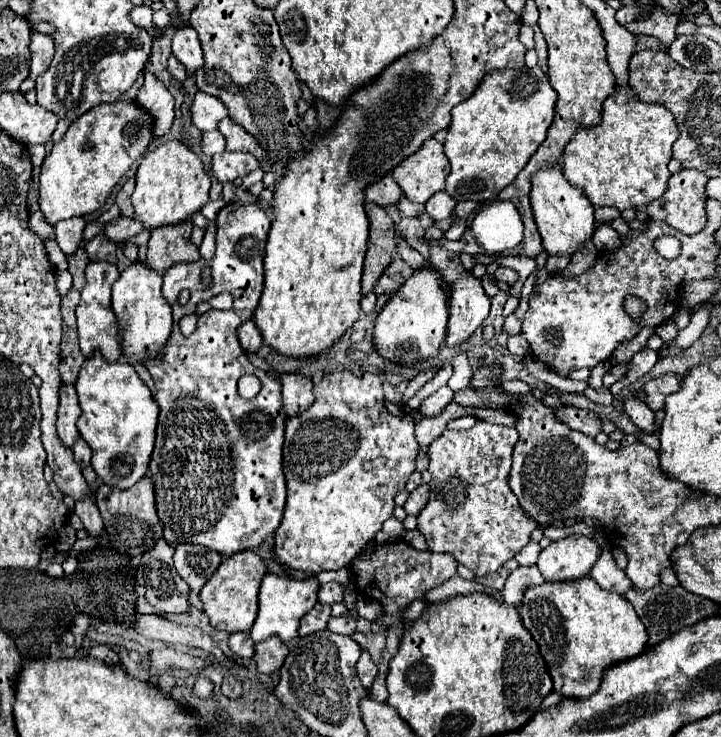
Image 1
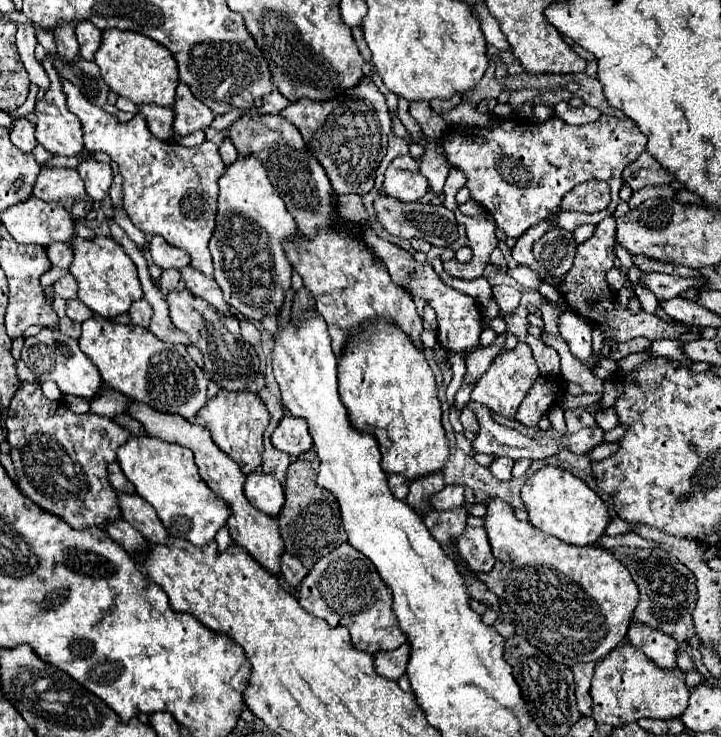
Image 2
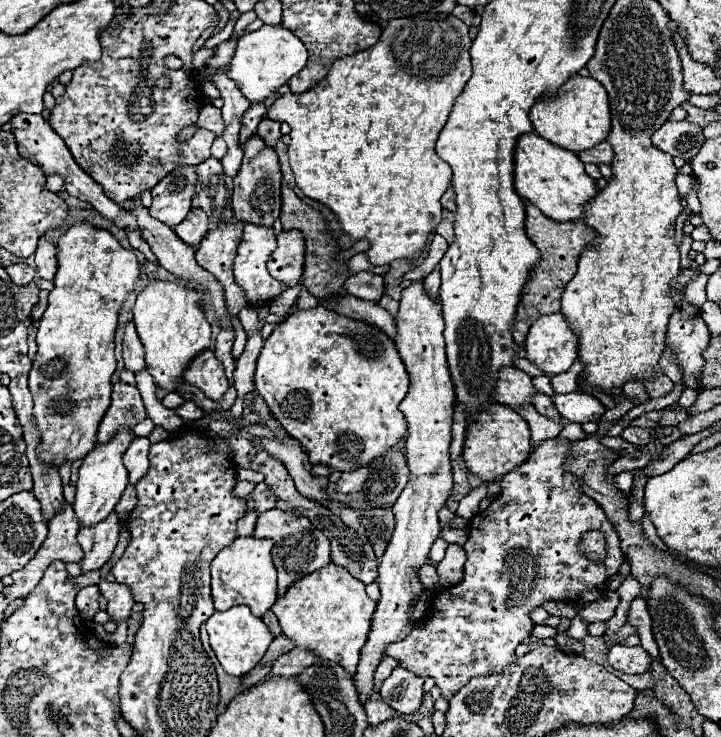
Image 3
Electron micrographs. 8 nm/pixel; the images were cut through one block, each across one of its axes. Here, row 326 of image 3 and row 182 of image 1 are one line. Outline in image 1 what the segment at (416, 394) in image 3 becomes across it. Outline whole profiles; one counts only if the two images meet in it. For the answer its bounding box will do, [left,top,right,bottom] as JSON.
[392,138,448,204]

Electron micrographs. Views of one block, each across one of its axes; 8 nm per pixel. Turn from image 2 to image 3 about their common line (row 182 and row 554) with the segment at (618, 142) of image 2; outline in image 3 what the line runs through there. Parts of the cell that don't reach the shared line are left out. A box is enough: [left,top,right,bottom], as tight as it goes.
[386,438,624,698]

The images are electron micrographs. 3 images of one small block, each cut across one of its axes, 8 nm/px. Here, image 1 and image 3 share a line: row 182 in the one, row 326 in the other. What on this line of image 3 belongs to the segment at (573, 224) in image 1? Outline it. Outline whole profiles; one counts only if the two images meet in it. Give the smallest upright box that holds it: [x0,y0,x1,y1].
[524,312,578,374]

